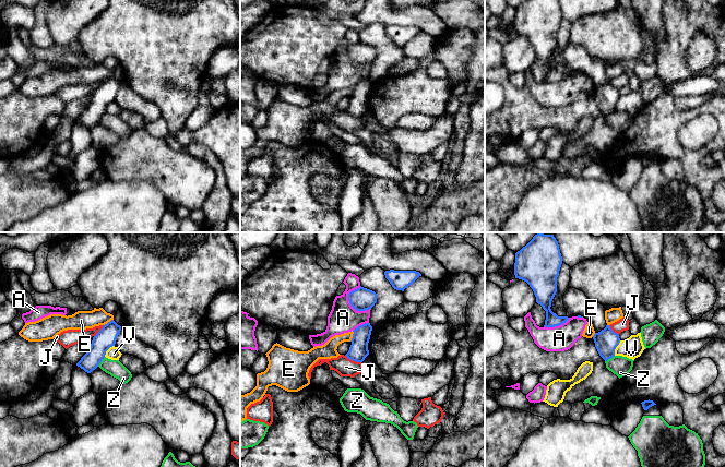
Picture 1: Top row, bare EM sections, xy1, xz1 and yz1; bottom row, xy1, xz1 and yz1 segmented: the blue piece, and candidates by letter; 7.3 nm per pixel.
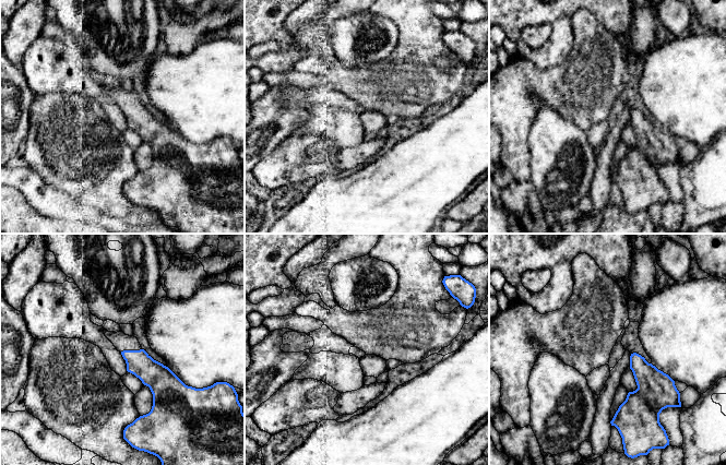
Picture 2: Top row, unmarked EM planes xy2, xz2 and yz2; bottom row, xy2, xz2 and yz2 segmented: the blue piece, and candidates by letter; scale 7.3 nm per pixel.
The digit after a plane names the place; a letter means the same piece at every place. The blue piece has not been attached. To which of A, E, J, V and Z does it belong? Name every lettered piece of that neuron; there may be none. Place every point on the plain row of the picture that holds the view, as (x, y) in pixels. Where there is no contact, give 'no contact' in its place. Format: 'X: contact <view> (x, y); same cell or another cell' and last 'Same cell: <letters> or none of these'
A: contact xz1 (355, 64); another cell
E: contact xz1 (353, 92); another cell
J: contact xz1 (353, 116); another cell
V: contact yz1 (615, 104); another cell
Z: contact xy1 (100, 117); another cell
Same cell: none of these

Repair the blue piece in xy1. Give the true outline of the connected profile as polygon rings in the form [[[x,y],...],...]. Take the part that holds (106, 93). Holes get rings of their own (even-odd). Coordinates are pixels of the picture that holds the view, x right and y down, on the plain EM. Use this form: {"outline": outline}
{"outline": [[[114,75],[103,82],[103,84],[93,93],[87,108],[76,119],[85,128],[91,129],[105,113],[106,107],[115,101],[116,95],[121,86],[121,82]]]}

